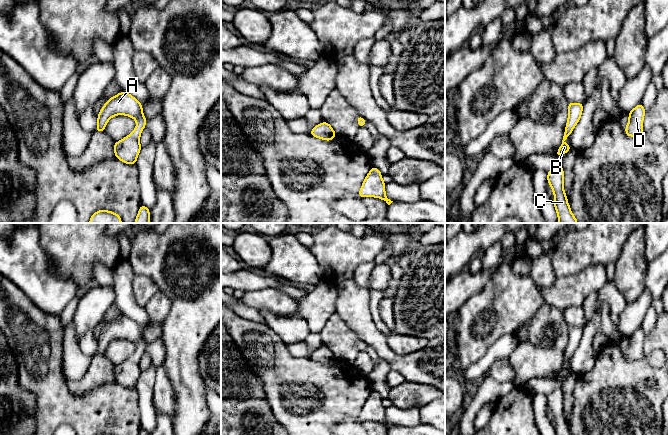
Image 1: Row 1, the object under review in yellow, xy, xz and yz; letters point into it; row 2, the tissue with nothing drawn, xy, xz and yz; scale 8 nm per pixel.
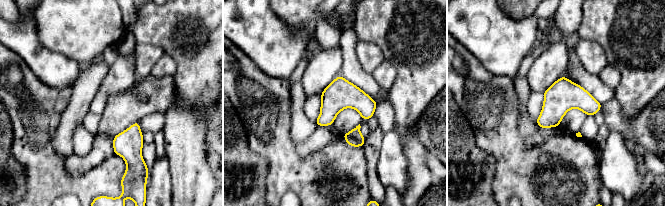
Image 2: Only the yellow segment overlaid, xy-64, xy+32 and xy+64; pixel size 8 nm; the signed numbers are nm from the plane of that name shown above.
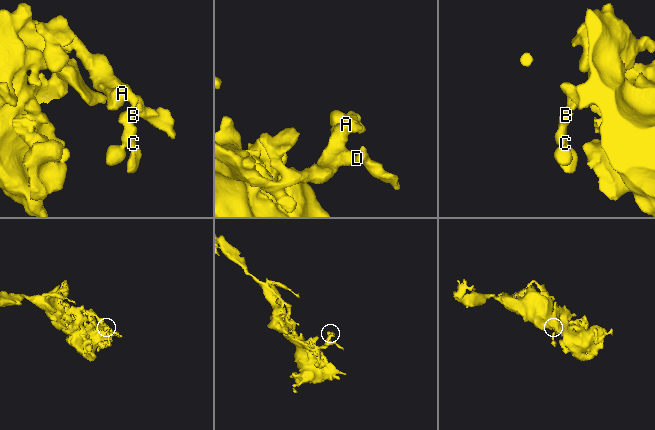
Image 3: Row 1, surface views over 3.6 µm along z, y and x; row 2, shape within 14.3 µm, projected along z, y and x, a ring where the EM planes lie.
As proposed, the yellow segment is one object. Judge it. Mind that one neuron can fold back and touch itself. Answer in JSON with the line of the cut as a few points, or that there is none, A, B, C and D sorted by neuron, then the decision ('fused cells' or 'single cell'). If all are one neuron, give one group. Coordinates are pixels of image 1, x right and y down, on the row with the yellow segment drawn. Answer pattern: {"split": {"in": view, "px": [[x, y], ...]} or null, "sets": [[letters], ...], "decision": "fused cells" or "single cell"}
{"split": null, "sets": [["A", "B", "C", "D"]], "decision": "single cell"}

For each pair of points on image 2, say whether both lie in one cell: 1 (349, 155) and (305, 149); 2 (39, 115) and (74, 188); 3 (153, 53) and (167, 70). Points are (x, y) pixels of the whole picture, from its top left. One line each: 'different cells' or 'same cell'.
1: different cells
2: same cell
3: different cells

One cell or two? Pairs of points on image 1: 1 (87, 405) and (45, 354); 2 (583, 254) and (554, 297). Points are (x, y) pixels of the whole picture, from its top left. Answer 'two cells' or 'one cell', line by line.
1: one cell
2: two cells

